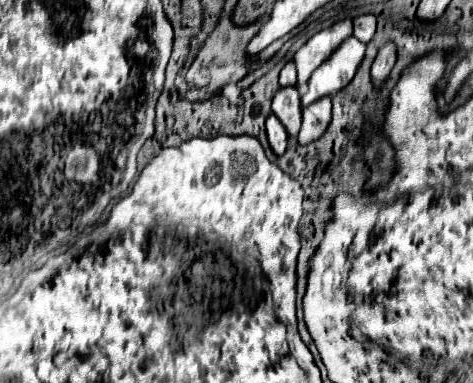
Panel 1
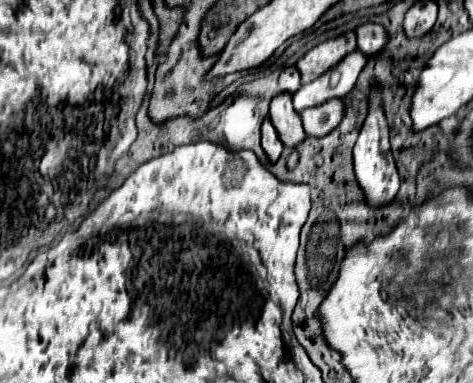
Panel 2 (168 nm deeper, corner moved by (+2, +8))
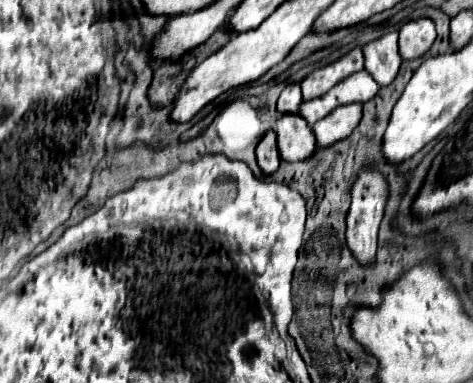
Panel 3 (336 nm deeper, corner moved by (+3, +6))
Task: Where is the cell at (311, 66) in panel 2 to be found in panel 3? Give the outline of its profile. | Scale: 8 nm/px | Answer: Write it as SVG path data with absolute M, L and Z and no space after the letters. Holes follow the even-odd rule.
M353 48L349 50L345 56L341 56L339 60L317 68L315 72L311 72L309 76L303 78L301 88L303 88L303 98L319 98L321 94L325 94L331 86L335 86L341 78L357 72L363 68L363 58L361 58L361 48Z

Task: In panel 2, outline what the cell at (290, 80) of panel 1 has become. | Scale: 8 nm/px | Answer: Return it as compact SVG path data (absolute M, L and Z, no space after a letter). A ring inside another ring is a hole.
M286 68L286 70L282 70L278 86L280 86L280 92L288 92L288 94L298 92L298 88L302 86L302 82L300 82L300 72L298 72L296 68Z

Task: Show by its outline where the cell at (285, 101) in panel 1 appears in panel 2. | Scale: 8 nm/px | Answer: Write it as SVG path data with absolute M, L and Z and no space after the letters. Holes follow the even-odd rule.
M280 94L272 100L270 104L270 120L286 148L298 146L304 138L306 132L302 128L302 118L292 106L292 96L290 94Z

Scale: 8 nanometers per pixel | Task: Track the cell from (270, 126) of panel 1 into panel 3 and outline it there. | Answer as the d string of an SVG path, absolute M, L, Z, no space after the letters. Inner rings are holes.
M267 132L259 146L257 146L257 162L261 166L261 170L265 174L273 174L279 164L281 164L281 156L277 154L277 138L275 138L275 132Z

